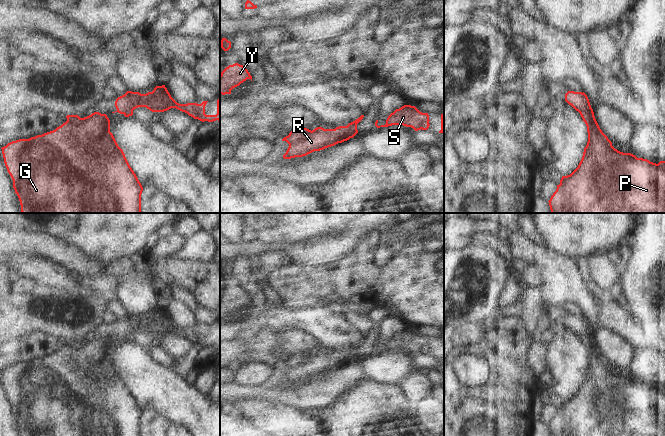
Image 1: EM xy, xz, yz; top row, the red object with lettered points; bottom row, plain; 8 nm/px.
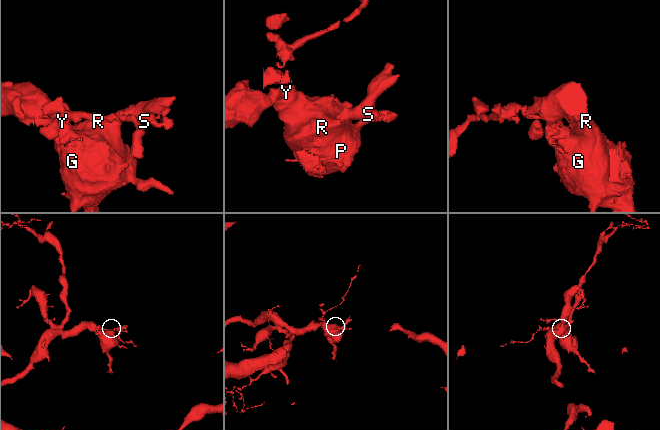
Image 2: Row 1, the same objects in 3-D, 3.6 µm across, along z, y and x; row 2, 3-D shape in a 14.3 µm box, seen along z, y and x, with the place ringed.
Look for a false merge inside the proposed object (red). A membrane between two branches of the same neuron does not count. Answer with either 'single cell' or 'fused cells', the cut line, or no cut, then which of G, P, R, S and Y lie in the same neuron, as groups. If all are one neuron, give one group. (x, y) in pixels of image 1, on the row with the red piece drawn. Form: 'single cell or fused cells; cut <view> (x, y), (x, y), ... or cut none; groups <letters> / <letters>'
single cell; cut none; groups G P R S Y

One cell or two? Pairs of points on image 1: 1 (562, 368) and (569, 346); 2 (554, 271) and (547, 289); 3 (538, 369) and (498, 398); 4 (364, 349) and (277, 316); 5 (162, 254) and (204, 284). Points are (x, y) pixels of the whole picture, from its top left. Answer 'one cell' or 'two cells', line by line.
1: one cell
2: one cell
3: two cells
4: two cells
5: two cells

